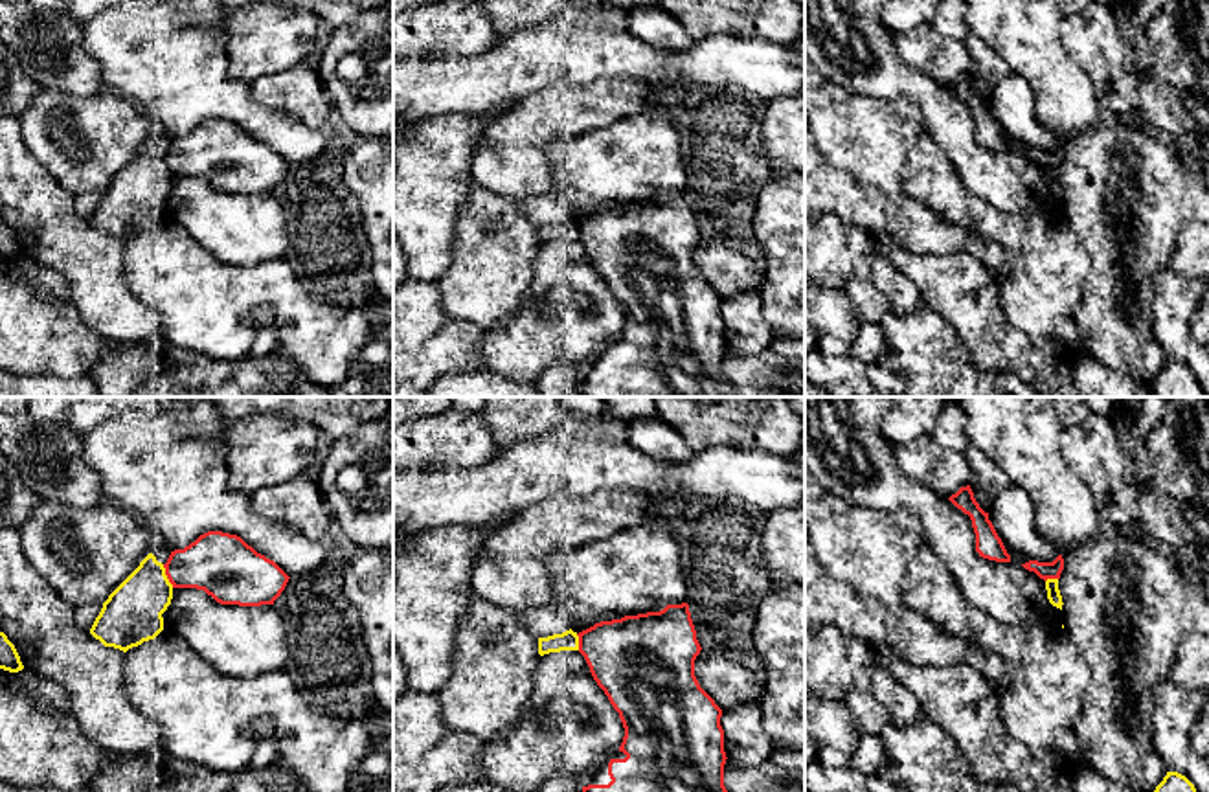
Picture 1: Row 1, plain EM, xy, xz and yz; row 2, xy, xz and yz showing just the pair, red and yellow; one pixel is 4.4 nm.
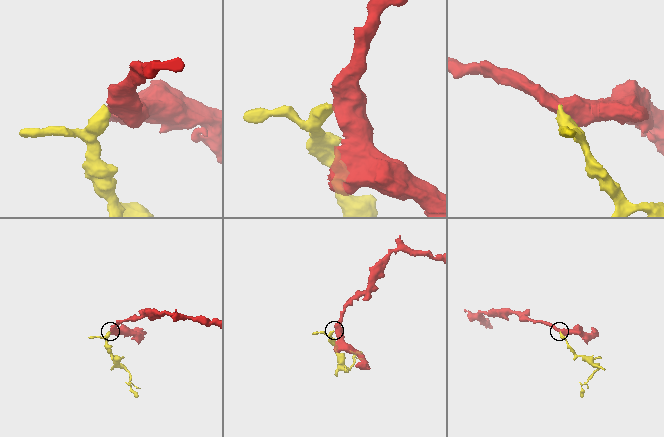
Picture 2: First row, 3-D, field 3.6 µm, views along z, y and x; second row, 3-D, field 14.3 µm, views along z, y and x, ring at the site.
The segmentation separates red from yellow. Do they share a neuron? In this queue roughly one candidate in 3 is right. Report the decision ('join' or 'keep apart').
keep apart

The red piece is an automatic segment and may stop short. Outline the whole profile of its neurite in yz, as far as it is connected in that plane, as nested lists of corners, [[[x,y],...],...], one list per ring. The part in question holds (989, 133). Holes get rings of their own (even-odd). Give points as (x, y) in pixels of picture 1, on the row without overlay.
[[[970,74],[961,75],[955,83],[948,86],[957,97],[970,105],[972,116],[976,121],[976,140],[979,145],[996,149],[996,151],[1011,151],[1011,143],[1007,141],[1001,127],[998,125],[992,110],[989,108],[989,101],[985,101],[974,86]]]

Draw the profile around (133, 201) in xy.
[[[149,141],[103,191],[90,222],[105,235],[127,241],[164,219],[162,202],[171,187],[173,173],[165,156]]]

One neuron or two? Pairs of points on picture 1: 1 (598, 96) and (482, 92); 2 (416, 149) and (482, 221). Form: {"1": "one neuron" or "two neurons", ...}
{"1": "two neurons", "2": "two neurons"}

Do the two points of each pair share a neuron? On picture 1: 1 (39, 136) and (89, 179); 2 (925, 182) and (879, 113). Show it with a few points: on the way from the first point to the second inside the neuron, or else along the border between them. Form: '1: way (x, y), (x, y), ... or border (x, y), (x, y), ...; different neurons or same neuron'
1: way (52, 149), (65, 164), (76, 169); same neuron
2: border (923, 131), (906, 157), (899, 190); different neurons

